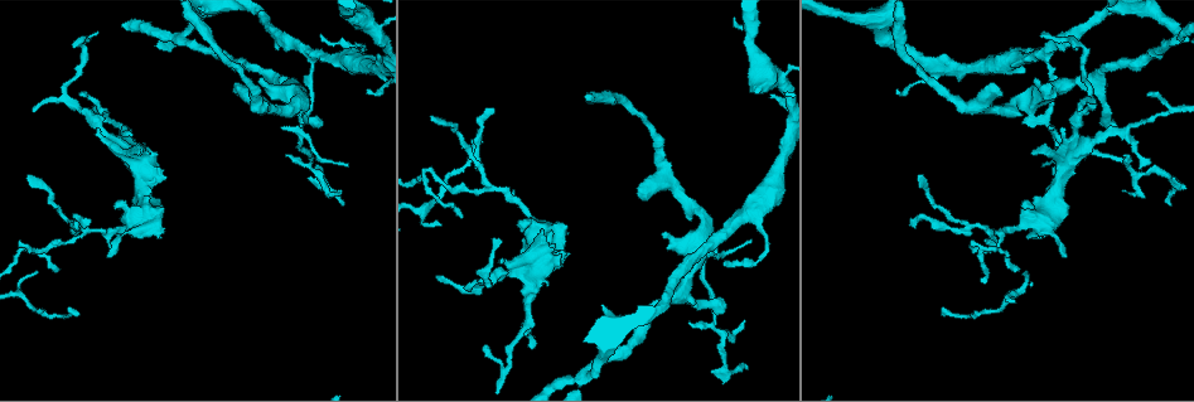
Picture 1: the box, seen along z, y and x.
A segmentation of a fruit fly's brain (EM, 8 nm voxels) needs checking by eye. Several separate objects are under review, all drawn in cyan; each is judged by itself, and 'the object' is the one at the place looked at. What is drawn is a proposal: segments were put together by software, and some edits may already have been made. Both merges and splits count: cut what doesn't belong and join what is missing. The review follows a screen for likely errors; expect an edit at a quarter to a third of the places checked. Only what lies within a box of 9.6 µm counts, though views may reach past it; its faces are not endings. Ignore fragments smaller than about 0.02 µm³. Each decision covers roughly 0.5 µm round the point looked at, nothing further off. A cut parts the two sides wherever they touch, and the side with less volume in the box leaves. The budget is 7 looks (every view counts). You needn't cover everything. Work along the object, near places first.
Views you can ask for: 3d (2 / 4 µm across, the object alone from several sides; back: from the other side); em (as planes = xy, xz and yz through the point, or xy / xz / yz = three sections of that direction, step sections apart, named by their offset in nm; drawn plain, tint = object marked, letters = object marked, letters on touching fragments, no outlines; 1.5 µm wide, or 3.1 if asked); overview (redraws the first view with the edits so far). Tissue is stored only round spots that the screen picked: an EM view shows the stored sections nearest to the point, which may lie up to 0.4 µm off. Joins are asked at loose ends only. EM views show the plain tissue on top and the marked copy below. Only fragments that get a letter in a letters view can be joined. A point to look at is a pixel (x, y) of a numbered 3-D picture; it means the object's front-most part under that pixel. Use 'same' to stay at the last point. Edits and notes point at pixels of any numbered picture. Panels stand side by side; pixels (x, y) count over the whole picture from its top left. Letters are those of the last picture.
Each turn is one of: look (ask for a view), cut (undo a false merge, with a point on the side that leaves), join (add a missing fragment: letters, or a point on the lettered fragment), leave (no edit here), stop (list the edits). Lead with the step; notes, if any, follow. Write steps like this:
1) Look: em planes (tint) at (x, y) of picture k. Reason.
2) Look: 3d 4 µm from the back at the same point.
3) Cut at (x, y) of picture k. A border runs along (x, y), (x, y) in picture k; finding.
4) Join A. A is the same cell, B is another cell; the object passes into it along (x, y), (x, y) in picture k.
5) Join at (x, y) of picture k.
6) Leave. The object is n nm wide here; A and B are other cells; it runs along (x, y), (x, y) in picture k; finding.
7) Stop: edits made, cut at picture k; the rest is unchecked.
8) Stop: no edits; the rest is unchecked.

Look: em planes (letters) at (485, 347) of picture 1. Branch stops here.

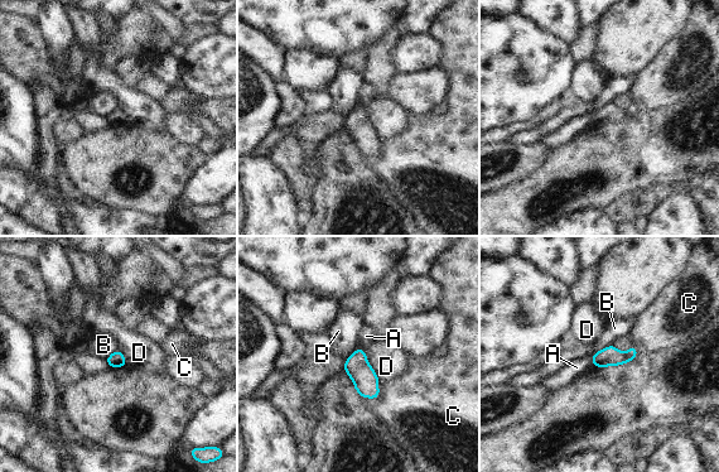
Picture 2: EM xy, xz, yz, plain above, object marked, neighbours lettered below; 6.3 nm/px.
Leave. A, B, C and D are other cells; a border runs along (612, 343), (590, 355) in picture 2; no lettered fragment goes on from it.

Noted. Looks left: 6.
Look: em planes (tint) at (1064, 128) of picture 1. Thick end.

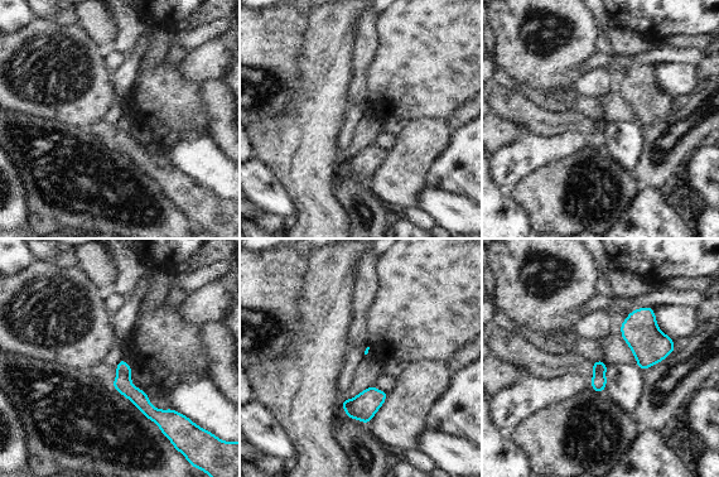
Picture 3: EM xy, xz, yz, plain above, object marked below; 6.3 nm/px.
Look: em planes (letters) at the same point.

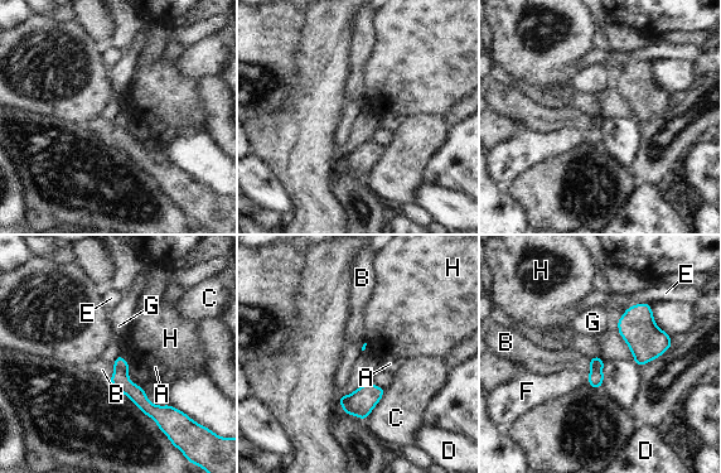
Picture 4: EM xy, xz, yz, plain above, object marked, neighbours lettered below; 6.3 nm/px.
Leave. A, B, C, D, E, F, G and H are other cells; a border runs along (114, 363), (114, 373), (109, 382) in picture 4; none of them fits.

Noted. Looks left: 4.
Look: em planes (letters) at (90, 230) of picture 1. Arms part here.

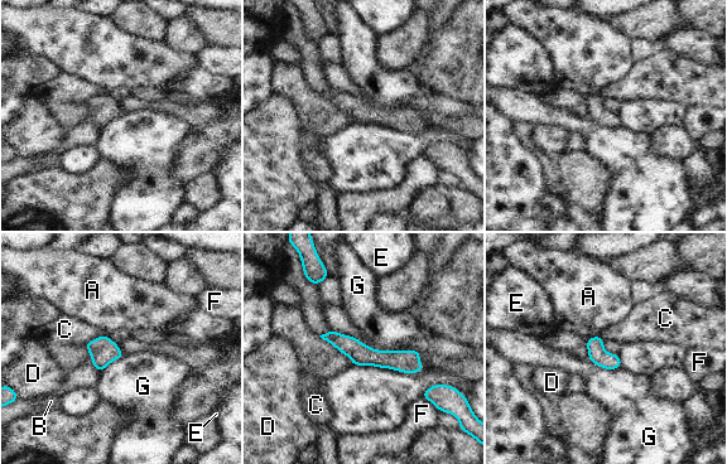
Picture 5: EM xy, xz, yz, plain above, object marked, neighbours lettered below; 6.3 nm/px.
Leave. A, B, C, D, E, F and G are other cells; it runs along (326, 337), (361, 354), (418, 367) in picture 5; continuous, no second cell.

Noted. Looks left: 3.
Stop: no edits; the rest is unchecked.

